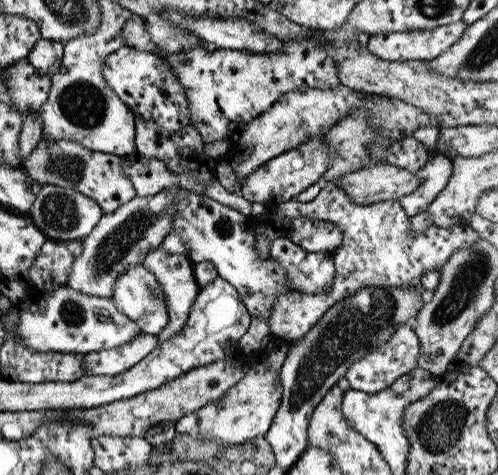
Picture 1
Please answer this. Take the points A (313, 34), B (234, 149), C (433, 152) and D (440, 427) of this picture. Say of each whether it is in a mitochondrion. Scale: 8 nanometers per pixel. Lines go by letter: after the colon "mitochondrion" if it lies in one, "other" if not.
A: other
B: other
C: other
D: mitochondrion

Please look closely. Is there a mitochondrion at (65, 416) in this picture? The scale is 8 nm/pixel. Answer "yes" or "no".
no

